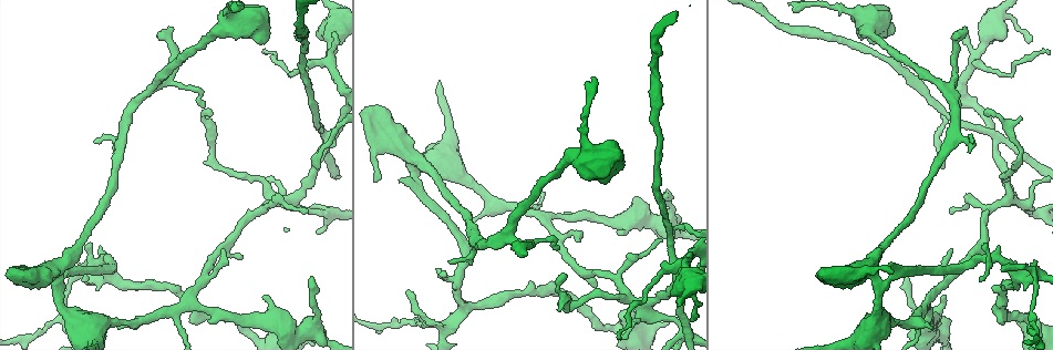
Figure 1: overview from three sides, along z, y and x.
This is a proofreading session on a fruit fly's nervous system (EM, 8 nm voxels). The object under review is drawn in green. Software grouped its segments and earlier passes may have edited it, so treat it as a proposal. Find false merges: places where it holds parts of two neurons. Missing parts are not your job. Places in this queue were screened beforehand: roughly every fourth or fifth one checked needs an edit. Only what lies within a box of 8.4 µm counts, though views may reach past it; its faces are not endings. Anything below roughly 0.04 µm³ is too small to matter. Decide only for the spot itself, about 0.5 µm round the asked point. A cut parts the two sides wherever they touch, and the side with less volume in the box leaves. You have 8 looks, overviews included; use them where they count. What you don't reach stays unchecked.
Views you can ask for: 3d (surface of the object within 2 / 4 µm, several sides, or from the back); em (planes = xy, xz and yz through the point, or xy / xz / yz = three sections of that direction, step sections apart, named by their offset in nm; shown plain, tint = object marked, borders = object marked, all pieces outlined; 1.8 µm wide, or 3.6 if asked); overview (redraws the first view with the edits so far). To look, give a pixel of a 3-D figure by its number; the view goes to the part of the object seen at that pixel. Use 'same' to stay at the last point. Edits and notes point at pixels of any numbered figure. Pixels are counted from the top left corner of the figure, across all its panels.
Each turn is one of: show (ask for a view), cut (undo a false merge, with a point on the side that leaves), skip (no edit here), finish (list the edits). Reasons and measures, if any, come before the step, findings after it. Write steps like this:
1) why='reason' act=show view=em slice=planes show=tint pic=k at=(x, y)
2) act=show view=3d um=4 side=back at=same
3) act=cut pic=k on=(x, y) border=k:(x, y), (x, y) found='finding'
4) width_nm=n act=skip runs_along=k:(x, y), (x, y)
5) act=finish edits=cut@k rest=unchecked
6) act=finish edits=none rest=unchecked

why='thick turns thin' act=show view=em um=3.6 slice=planes show=tint pic=1 at=(71, 316)

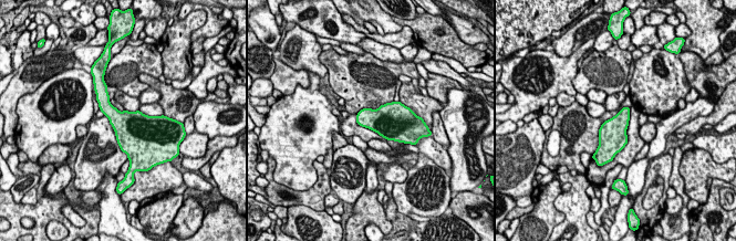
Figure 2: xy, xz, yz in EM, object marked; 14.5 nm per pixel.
act=skip found='one neuron here'

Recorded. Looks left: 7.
why='sudden change in width' act=show view=3d um=4 pic=1 at=(249, 332)

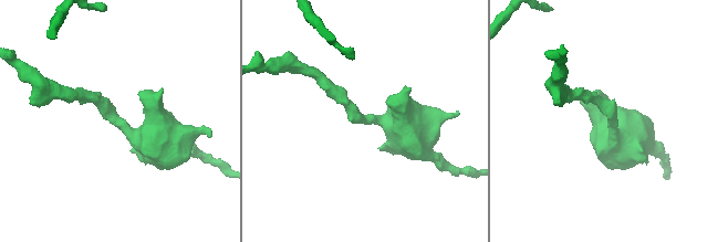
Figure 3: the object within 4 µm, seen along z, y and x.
act=show view=em slice=yz step=16 show=borders pic=3 at=(611, 118)

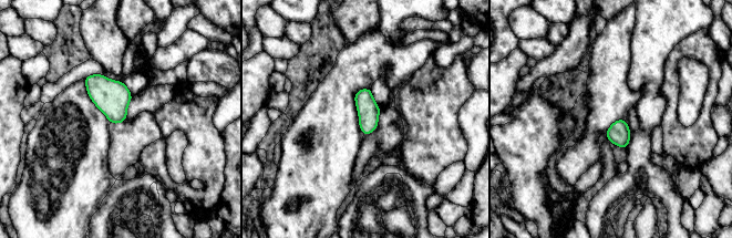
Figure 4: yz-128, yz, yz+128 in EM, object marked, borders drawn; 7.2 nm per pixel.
arm_widths_nm=200,650 act=skip found='all the same neuron'

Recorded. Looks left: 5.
why='sharp bend' act=show view=3d um=2 pic=1 at=(997, 138)

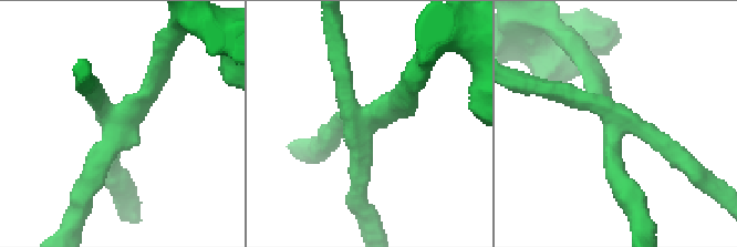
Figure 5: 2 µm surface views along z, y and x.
arms=4 act=show view=em slice=yz step=4 show=plain pic=5 at=(613, 118)

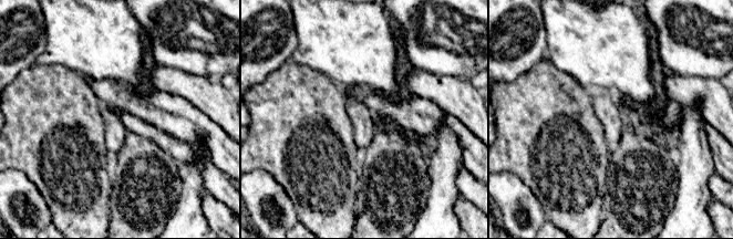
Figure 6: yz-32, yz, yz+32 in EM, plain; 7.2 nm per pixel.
act=show view=em slice=yz step=4 show=tint at=same

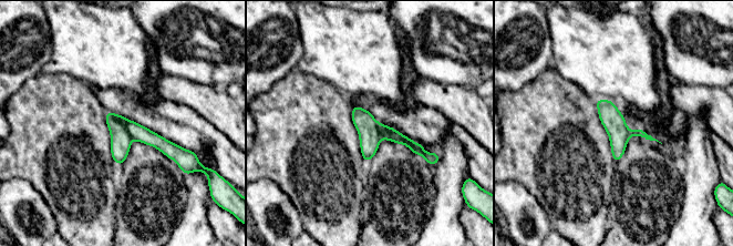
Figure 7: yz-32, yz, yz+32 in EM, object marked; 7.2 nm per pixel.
act=cut pic=7 on=(137, 132) found='a second neuron is stuck on'

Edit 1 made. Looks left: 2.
act=finish edits=cut@7 rest=unchecked

